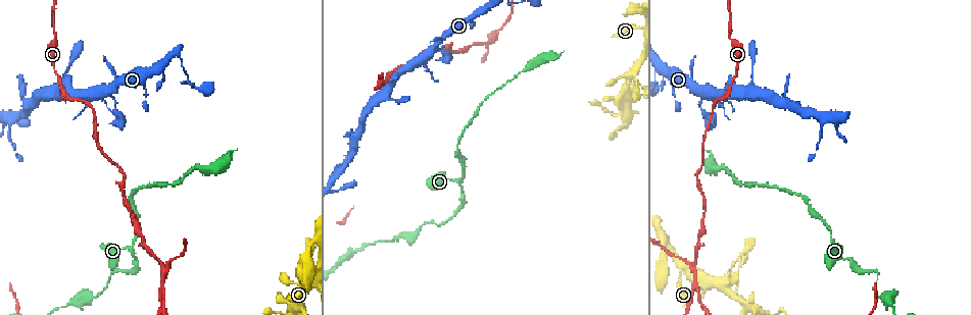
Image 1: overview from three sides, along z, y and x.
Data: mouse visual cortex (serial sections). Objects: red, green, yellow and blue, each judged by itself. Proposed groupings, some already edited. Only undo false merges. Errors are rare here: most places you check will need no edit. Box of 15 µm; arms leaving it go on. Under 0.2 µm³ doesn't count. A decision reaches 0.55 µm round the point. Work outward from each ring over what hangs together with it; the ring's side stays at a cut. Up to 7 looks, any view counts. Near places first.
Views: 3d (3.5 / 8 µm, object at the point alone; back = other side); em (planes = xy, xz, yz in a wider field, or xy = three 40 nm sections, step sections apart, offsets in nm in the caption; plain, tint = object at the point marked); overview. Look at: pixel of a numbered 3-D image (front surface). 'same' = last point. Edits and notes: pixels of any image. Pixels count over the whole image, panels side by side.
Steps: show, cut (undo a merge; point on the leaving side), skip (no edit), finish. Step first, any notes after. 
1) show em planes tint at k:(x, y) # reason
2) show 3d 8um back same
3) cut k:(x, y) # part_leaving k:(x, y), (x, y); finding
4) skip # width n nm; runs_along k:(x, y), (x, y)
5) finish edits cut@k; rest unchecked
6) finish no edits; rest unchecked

show 3d 3.5um at 1:(299, 306) # looks like a crossing

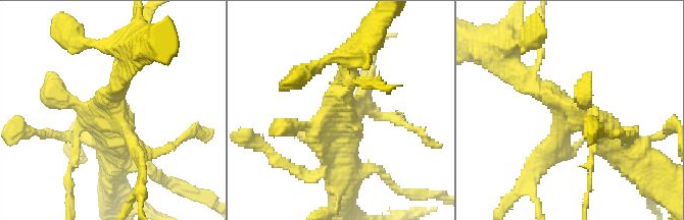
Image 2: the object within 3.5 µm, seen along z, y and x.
show em xy step 3 tint at 2:(113, 115)

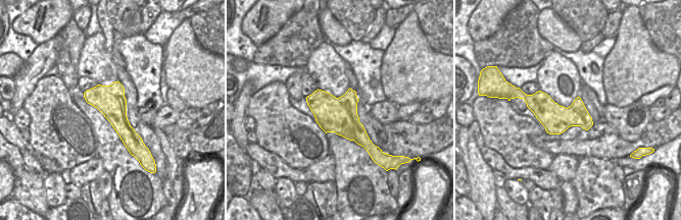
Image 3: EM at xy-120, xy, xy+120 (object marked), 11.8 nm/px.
skip # width 420 nm; runs_along 2:(520, 70), (600, 142), (622, 152); all the same cell

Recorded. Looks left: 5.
show 3d 3.5um at 1:(697, 288) # branch point

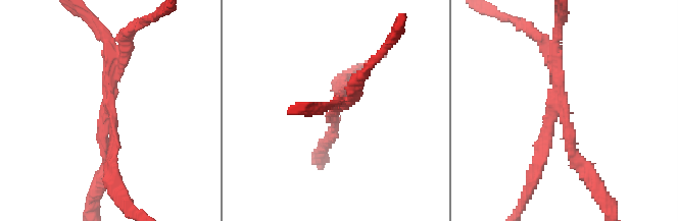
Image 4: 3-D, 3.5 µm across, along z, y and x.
show em planes tint at 4:(557, 104) # arms 3; arm_widths 150, 150, 200 nm; now the EM

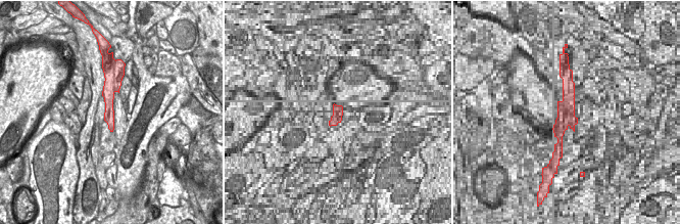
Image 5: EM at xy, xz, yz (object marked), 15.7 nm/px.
cut 4:(571, 145) # part_leaving 4:(108, 60), (105, 158); two cells meet here

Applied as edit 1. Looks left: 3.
show overview

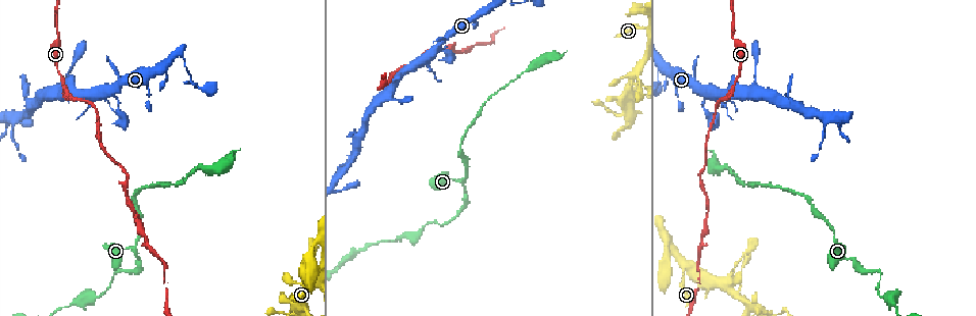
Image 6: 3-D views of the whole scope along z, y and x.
show 3d 3.5um at 6:(138, 237) # sharp bend

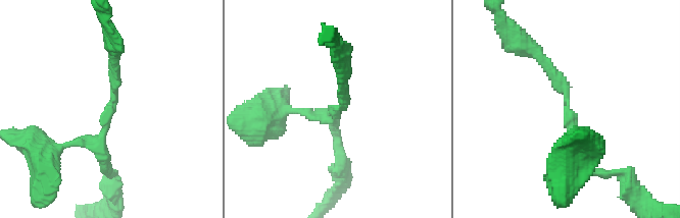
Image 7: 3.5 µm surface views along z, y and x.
show em xy step 2 tint at 7:(569, 101)

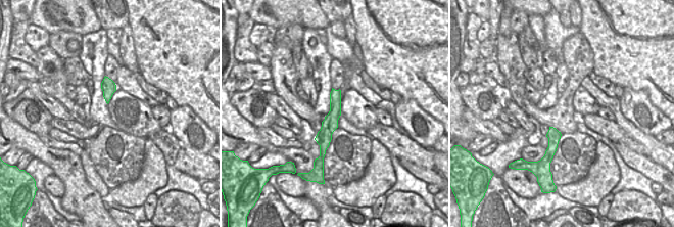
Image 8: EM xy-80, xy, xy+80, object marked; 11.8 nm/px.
skip # width 190 nm; runs_along 7:(571, 141), (568, 94), (526, 44); continuous, no second cell

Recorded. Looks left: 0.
finish edits cut@4; rest unchecked

